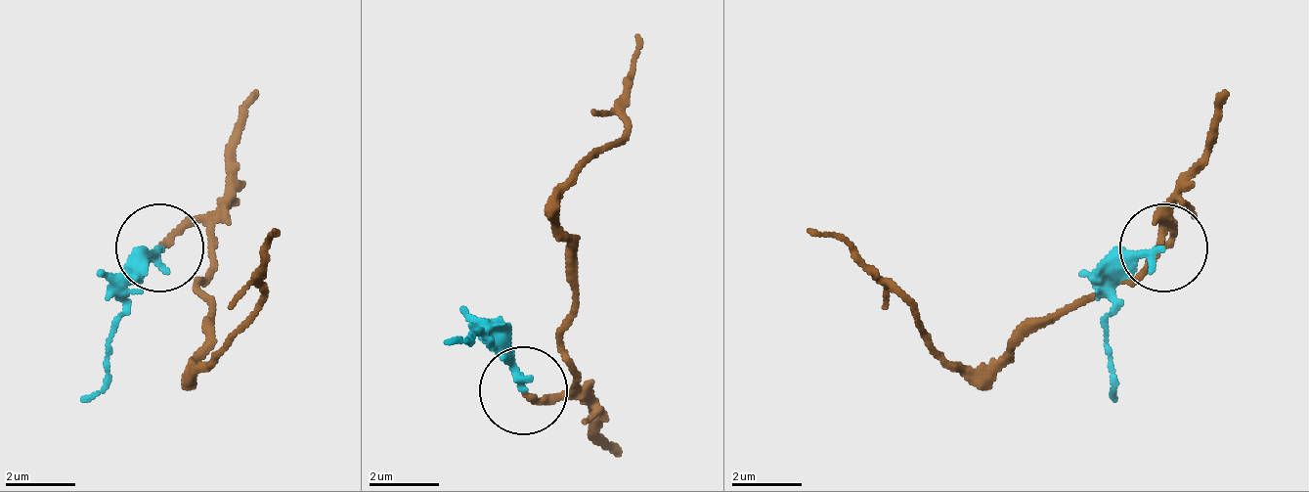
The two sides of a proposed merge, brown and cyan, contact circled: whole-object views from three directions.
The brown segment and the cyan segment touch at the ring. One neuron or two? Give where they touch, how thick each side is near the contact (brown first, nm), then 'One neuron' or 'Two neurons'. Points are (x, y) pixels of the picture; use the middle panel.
Place: (523, 390). Thickness 180 nm (brown) against 240 nm. One neuron

